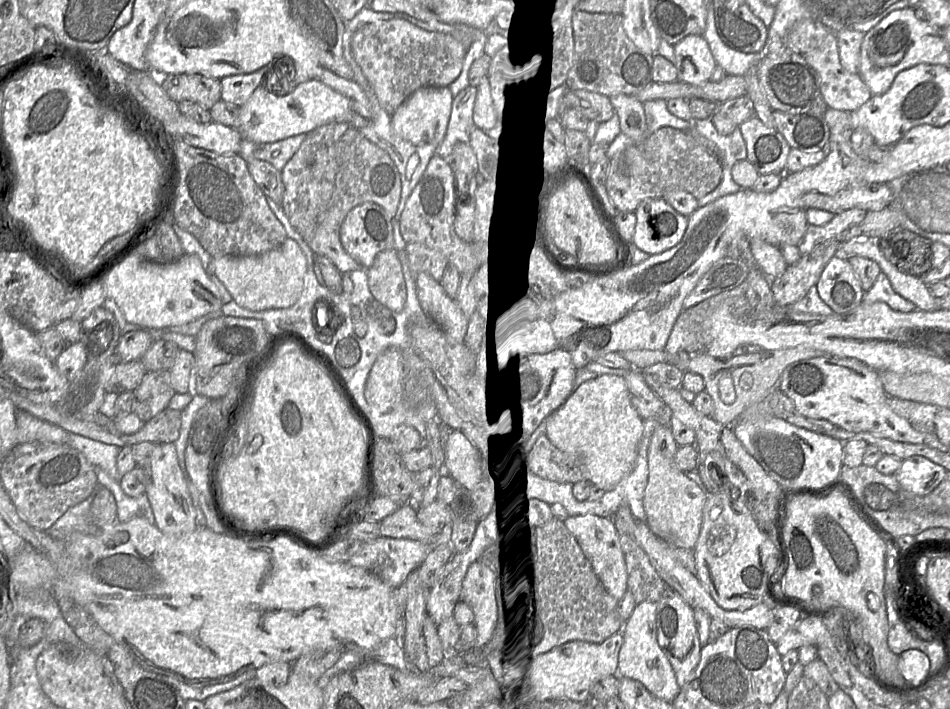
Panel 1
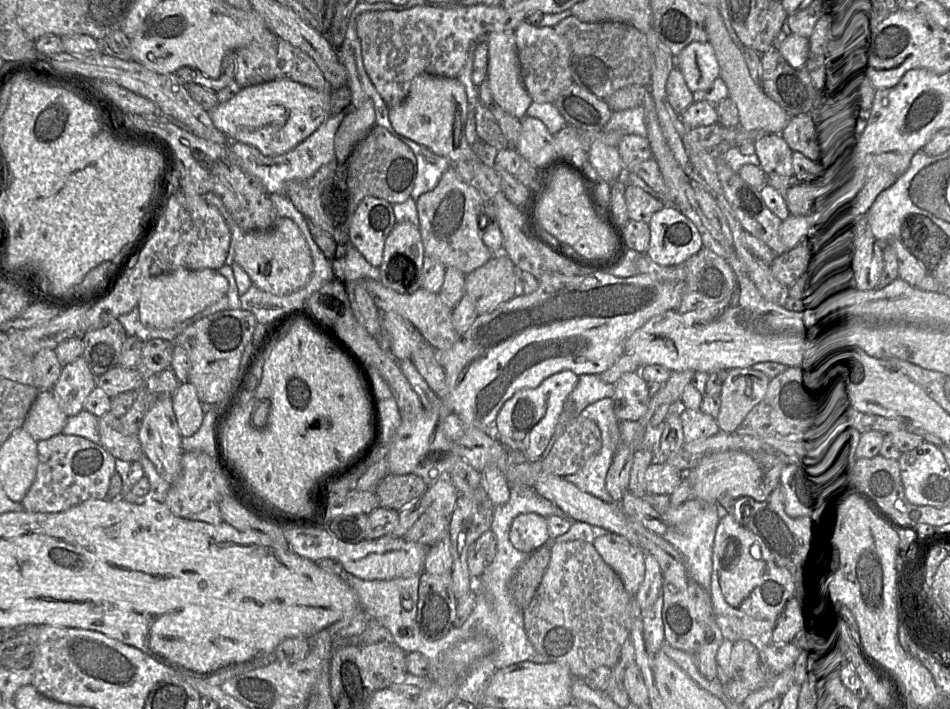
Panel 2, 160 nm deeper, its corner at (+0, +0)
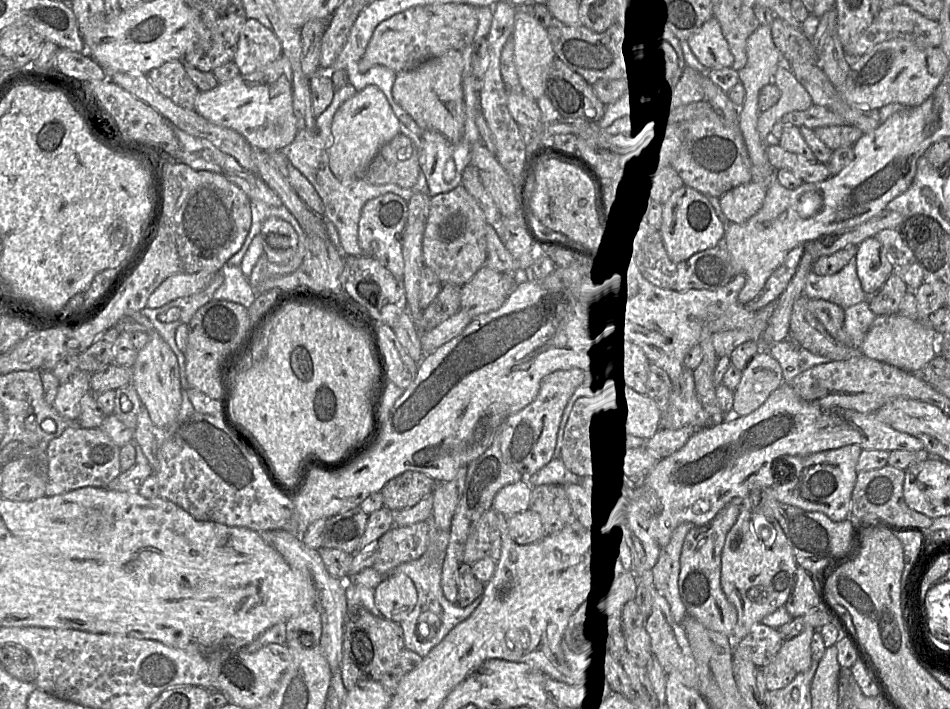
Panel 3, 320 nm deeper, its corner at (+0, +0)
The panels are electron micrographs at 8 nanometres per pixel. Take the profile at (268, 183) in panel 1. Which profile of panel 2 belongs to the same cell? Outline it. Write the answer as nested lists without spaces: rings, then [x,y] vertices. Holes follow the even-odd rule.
[[[375,125],[349,155],[336,156],[311,178],[287,182],[284,195],[308,221],[308,225],[322,229],[335,244],[347,243],[358,204],[370,196],[391,204],[405,202],[414,188],[416,173],[416,157],[410,147],[386,128]]]

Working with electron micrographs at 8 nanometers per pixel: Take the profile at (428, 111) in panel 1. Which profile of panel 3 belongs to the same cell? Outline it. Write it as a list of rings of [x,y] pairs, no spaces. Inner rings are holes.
[[[449,50],[413,69],[397,73],[392,88],[393,98],[418,126],[441,134],[451,143],[458,143],[463,139],[466,120],[463,69],[462,52]]]

